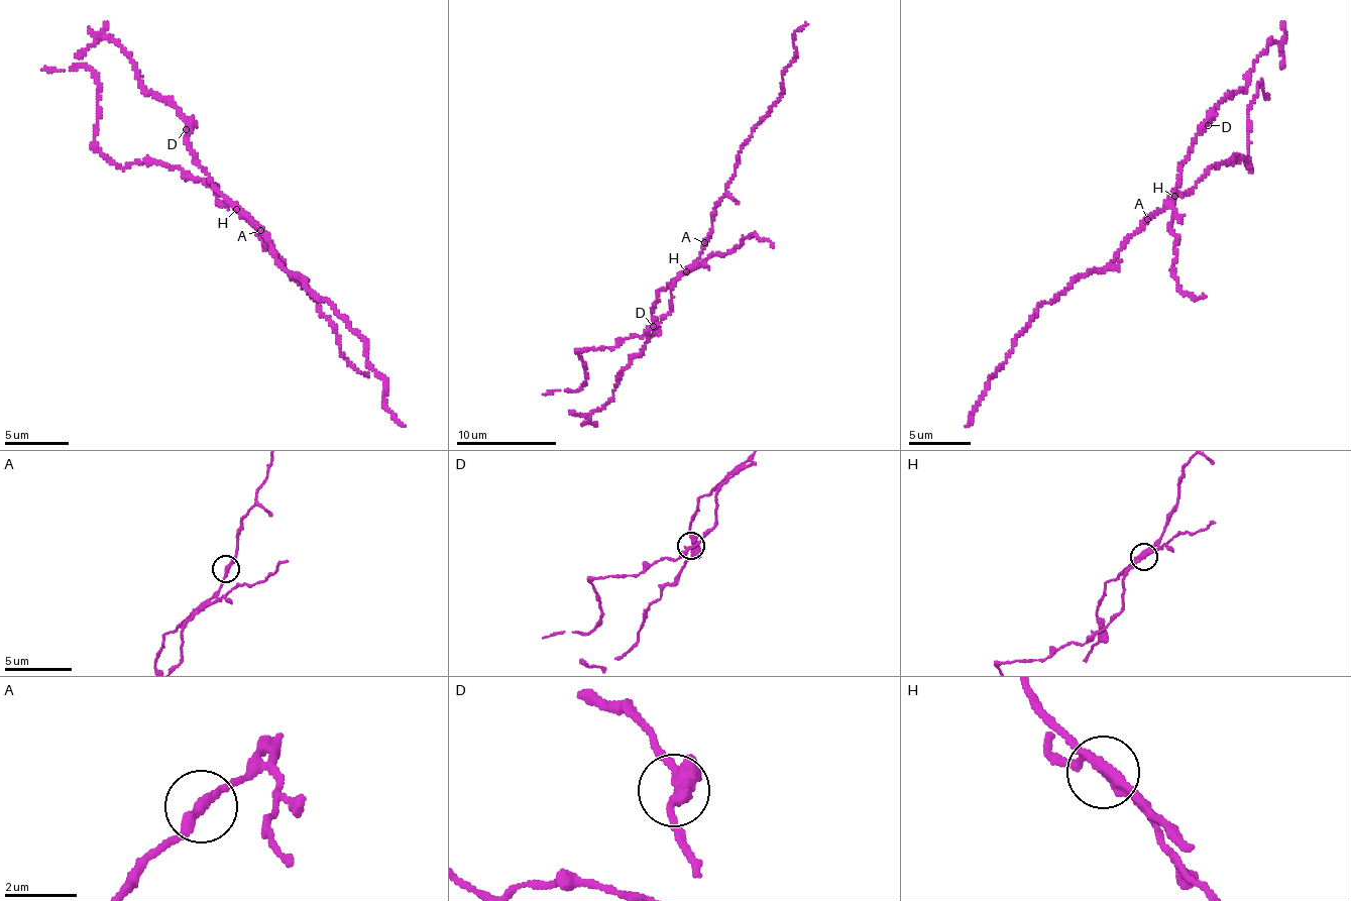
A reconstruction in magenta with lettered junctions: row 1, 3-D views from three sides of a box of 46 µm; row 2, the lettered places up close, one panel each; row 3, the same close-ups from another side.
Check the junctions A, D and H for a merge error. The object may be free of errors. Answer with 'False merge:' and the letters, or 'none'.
False merge: H

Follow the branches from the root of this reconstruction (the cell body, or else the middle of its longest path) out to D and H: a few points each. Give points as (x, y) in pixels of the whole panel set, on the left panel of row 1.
D: (263, 229), (252, 223), (249, 214), (218, 191), (209, 174), (191, 153), (186, 129)
H: (263, 229), (237, 210)

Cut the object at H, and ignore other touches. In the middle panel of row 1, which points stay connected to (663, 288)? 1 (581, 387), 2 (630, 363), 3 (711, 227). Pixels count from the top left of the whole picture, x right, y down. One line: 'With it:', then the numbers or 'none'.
With it: 2, 3

